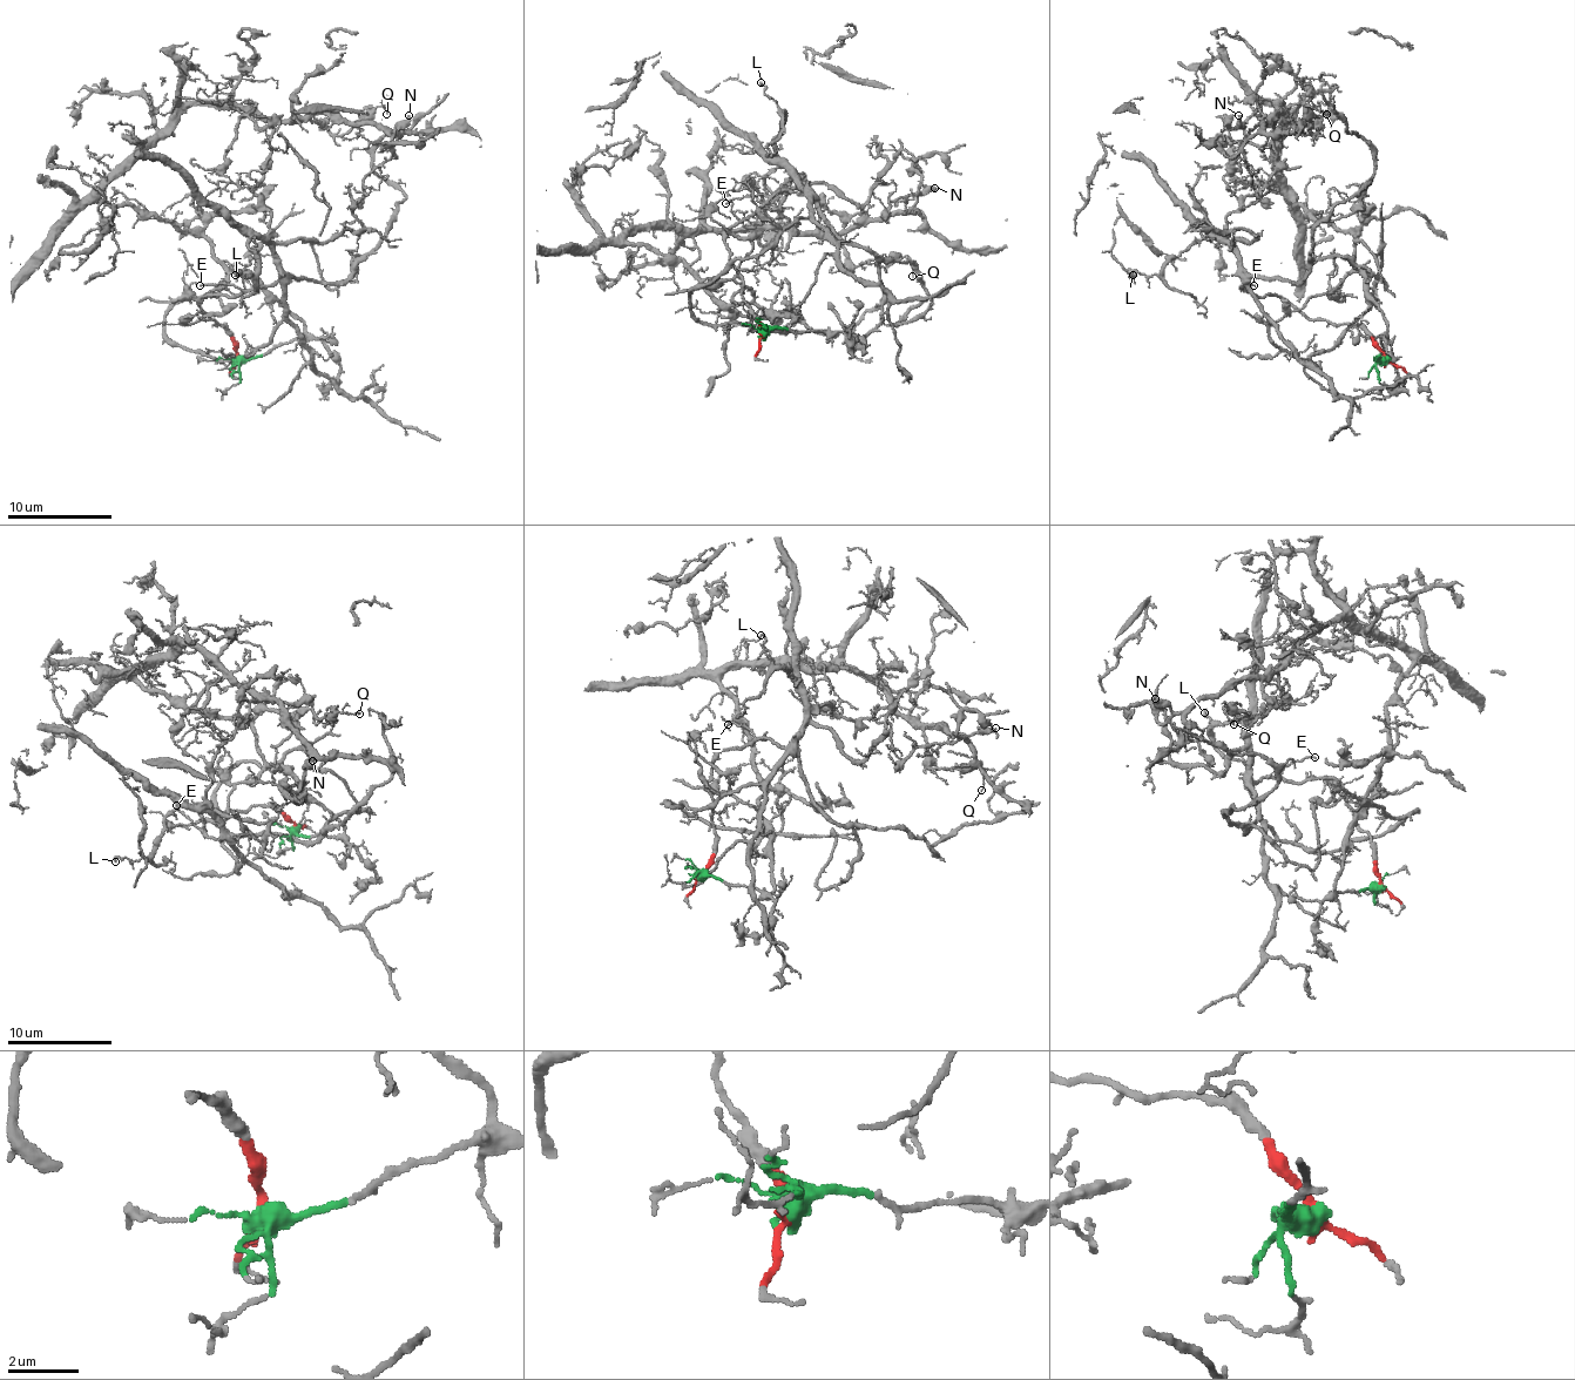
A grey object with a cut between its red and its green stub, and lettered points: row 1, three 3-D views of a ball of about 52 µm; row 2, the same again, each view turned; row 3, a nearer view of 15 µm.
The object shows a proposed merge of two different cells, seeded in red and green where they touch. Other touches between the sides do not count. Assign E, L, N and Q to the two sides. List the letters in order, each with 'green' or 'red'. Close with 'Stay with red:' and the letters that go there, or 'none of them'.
E: red
L: red
N: green
Q: green
Stay with red: E, L

